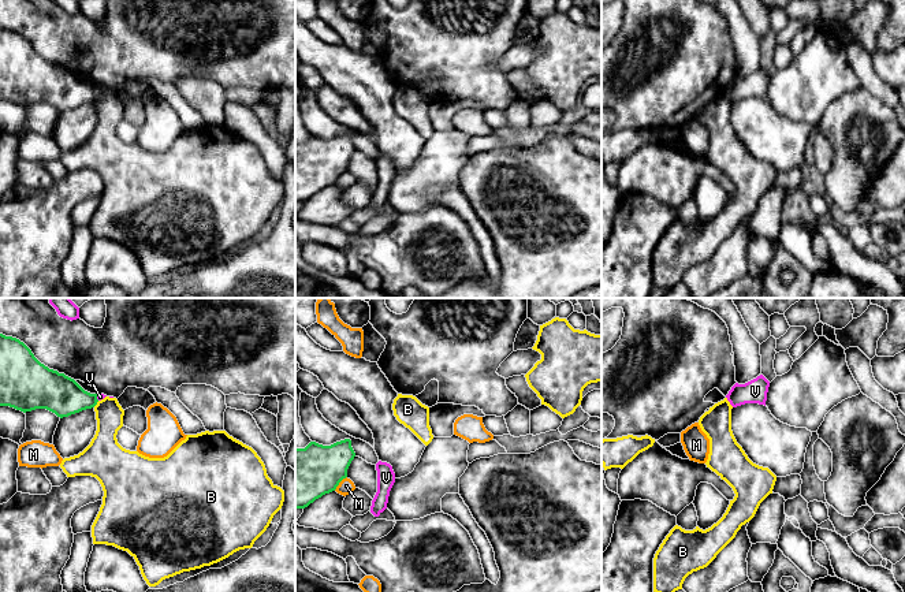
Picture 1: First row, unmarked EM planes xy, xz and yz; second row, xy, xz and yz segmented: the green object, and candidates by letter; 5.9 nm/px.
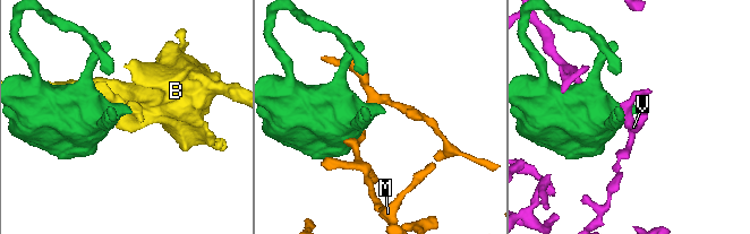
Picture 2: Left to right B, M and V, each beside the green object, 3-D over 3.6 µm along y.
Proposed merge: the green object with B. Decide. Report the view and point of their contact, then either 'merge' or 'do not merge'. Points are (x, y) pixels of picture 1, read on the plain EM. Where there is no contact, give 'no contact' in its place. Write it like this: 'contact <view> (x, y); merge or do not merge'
contact xy (96, 97); do not merge

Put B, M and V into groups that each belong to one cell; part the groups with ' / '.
B / M / V

